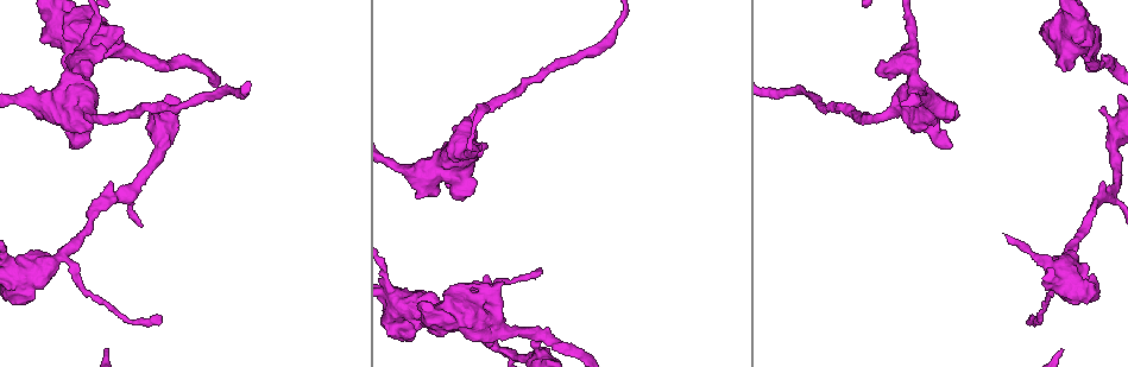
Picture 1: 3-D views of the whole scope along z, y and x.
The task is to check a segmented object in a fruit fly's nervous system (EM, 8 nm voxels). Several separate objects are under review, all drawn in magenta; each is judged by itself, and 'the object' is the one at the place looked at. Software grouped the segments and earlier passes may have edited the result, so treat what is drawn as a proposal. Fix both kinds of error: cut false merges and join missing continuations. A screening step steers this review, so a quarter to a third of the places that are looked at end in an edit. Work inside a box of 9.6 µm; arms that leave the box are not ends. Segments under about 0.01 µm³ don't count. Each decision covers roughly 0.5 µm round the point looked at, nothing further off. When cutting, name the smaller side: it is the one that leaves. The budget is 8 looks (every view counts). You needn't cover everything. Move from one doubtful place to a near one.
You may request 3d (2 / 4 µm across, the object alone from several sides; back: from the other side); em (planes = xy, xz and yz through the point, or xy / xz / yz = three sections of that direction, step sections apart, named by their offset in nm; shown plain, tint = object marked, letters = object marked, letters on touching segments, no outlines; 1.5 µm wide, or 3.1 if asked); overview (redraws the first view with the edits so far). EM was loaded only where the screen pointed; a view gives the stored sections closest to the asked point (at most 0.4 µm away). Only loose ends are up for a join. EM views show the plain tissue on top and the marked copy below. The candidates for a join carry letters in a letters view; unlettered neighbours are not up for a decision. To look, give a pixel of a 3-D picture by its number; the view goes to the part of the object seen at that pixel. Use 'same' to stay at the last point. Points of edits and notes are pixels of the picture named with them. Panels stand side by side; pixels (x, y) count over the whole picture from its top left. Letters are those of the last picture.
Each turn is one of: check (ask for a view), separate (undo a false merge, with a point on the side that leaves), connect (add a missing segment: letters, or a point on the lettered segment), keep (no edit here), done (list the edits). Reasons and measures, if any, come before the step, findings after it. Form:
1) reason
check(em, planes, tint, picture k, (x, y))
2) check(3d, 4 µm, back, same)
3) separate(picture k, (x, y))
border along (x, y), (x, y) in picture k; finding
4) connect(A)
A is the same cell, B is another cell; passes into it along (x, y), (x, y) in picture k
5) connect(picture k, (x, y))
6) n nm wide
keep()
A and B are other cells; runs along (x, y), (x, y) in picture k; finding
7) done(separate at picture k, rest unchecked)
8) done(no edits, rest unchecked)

a fork
check(em, yz, step 8, letters, picture 1, (60, 256))

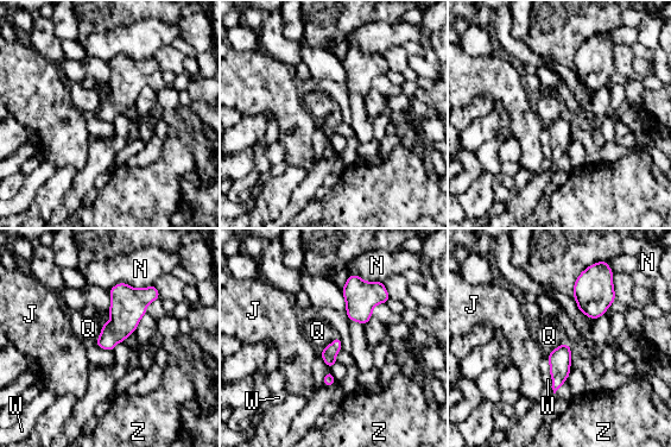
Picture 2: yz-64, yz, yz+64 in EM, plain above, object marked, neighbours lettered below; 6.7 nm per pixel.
check(em, planes, letters, same)

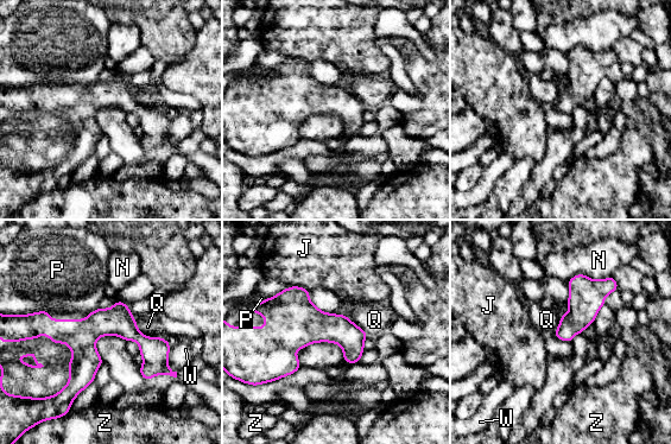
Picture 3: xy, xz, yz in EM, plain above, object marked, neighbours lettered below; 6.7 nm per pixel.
keep()
J, N, P, Q, W and Z are other cells; border along (134, 318), (144, 335), (158, 337) in picture 3; all the same neuron

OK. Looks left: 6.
end of a long branch
check(3d, 2 µm, picture 1, (541, 273))

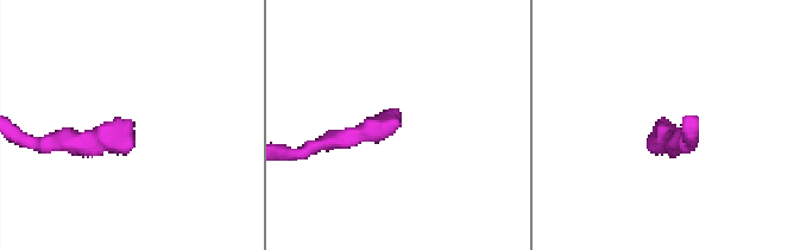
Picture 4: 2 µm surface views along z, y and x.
check(em, planes, letters, picture 4, (401, 123))

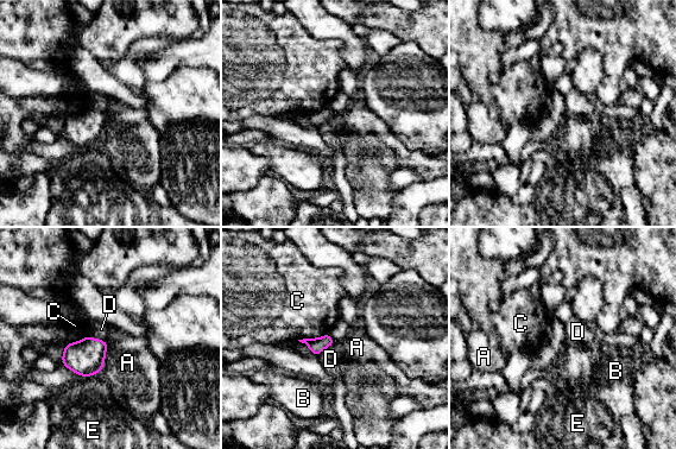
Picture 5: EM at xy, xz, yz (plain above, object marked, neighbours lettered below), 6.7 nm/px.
C touches over 200 nm
keep()
A, B, C, D and E are other cells; border along (335, 343), (315, 355) in picture 5; none of them fits

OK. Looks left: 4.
branch stops here
check(em, xy, step 4, tint, picture 1, (122, 29))

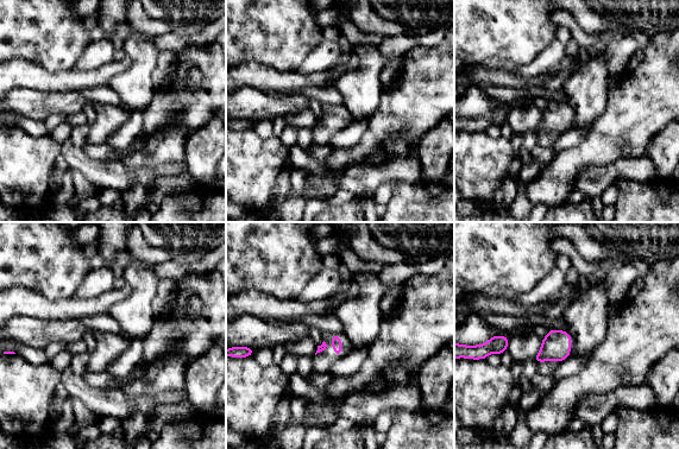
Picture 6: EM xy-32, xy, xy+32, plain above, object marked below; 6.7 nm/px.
cut it another way
check(em, planes, letters, same)

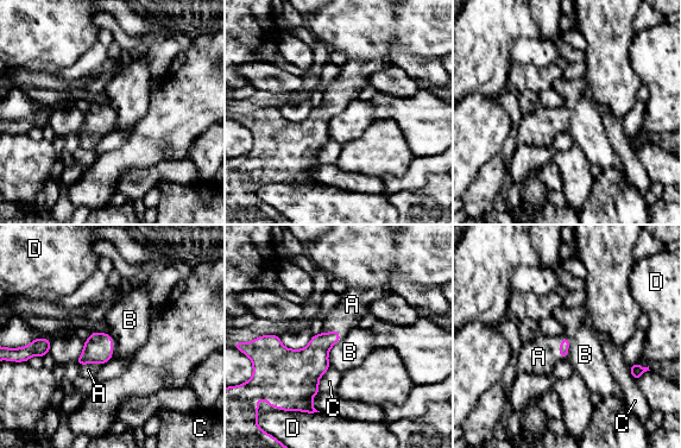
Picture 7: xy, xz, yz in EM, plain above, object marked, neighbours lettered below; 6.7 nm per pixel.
connect(A)
A is the same cell, B, C and D are other cells; passes into it along (313, 360), (333, 330), (352, 304) in picture 7; the neuron continues

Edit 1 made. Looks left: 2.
done(connect at picture 7, rest unchecked)

